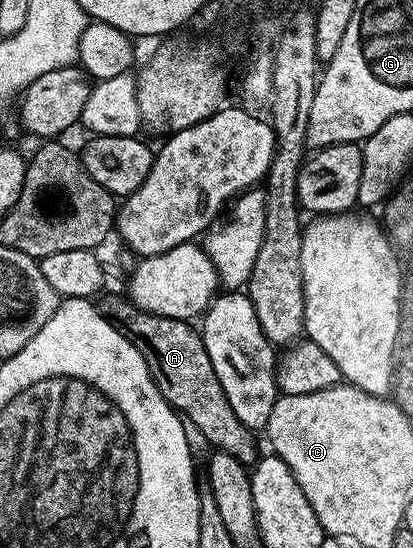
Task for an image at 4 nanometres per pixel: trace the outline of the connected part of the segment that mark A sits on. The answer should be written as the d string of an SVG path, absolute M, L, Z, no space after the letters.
M106 295L98 300L99 311L117 333L124 335L139 350L164 401L174 407L192 428L195 426L212 443L215 451L224 451L237 457L237 461L254 464L261 455L261 451L255 448L256 436L241 425L237 413L233 413L233 405L229 405L221 381L217 381L217 373L213 373L213 361L209 361L209 353L205 353L202 334L196 328L194 331L188 320L150 315L130 298Z

